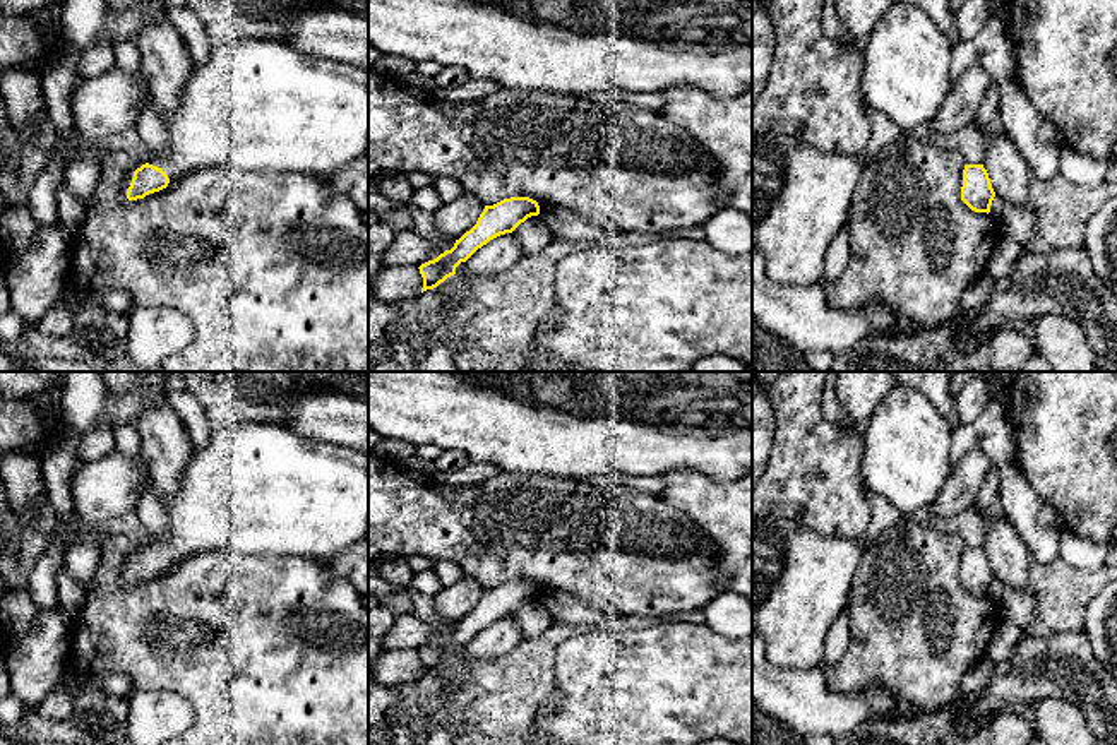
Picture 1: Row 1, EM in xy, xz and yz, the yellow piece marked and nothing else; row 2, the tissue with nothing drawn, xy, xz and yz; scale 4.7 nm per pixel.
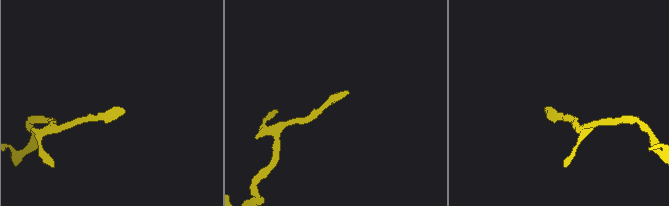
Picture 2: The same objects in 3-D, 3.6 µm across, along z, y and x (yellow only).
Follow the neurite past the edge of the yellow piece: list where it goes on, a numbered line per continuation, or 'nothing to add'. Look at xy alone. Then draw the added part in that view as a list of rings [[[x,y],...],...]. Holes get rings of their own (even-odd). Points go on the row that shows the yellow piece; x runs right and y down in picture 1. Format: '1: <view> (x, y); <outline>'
1: xy (259, 105); [[[245,38],[211,48],[206,62],[192,65],[190,77],[183,87],[182,101],[166,120],[168,151],[146,163],[161,168],[170,180],[204,168],[231,166],[255,173],[307,173],[314,178],[329,180],[339,168],[368,154],[368,72],[355,65],[322,60],[298,51],[278,39]]]

